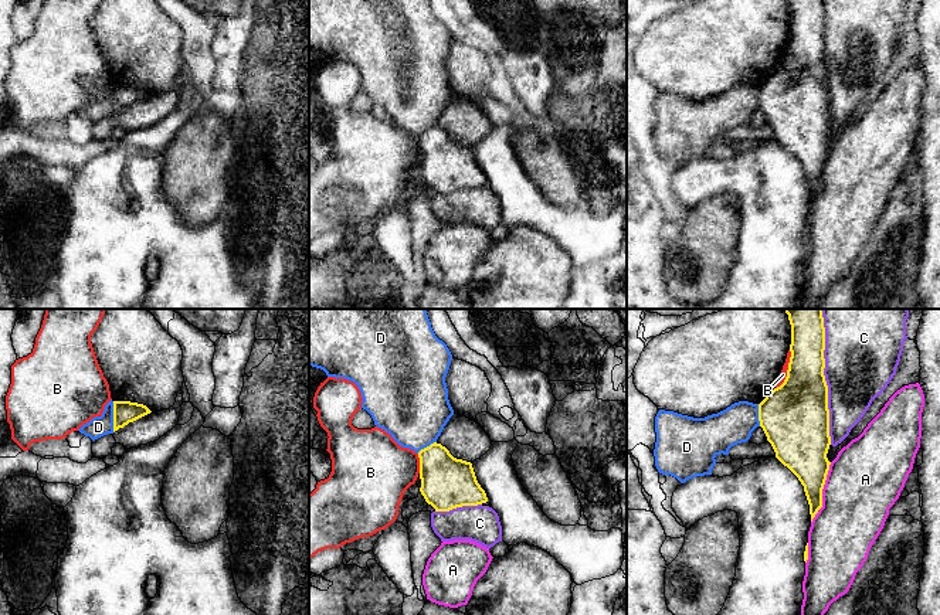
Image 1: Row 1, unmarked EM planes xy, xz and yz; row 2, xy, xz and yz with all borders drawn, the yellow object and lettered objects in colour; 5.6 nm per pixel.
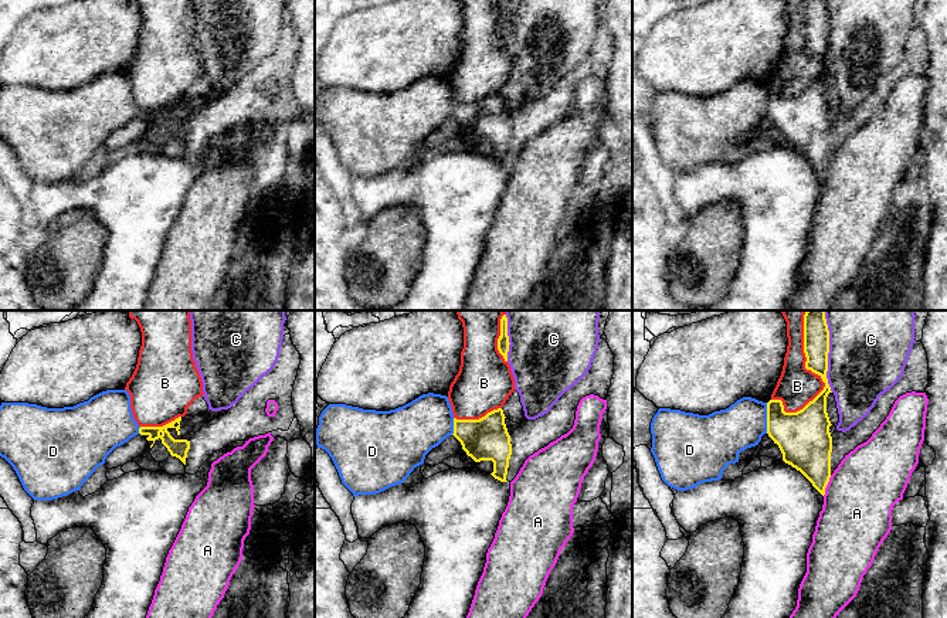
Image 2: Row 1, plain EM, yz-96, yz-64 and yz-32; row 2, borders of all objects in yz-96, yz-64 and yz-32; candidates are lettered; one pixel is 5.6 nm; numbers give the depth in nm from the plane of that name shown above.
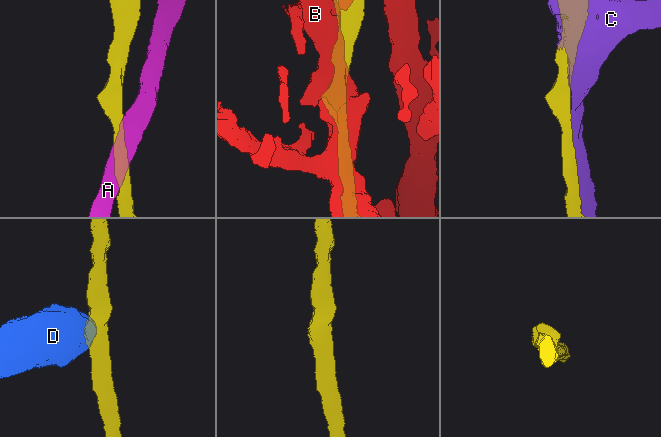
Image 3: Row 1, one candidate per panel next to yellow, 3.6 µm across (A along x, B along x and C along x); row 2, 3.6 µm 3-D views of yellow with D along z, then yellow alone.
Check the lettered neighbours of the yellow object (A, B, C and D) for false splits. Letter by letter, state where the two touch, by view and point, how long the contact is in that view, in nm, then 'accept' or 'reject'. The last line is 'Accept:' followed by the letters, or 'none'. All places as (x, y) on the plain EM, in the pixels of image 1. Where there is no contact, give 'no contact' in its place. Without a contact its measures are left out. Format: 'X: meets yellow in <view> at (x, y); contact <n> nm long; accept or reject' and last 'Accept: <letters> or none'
A: meets yellow in yz at (821, 175); contact 360 nm long; reject
B: meets yellow in yz at (787, 53); contact 240 nm long; reject
C: meets yellow in yz at (825, 64); contact 700 nm long; reject
D: meets yellow in xy at (114, 99); contact 180 nm long; reject
Accept: none

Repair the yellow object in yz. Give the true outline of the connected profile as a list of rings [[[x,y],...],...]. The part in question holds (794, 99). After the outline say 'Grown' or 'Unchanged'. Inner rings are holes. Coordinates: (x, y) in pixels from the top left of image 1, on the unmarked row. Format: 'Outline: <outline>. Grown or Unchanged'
Outline: [[[788,0],[791,7],[790,45],[784,65],[759,86],[759,103],[776,140],[787,149],[804,169],[811,204],[822,190],[822,171],[831,145],[827,140],[829,119],[828,68],[825,51],[824,0]]]. Unchanged

